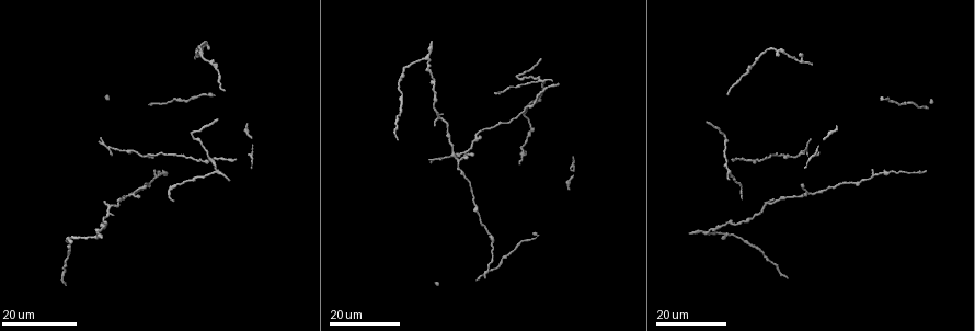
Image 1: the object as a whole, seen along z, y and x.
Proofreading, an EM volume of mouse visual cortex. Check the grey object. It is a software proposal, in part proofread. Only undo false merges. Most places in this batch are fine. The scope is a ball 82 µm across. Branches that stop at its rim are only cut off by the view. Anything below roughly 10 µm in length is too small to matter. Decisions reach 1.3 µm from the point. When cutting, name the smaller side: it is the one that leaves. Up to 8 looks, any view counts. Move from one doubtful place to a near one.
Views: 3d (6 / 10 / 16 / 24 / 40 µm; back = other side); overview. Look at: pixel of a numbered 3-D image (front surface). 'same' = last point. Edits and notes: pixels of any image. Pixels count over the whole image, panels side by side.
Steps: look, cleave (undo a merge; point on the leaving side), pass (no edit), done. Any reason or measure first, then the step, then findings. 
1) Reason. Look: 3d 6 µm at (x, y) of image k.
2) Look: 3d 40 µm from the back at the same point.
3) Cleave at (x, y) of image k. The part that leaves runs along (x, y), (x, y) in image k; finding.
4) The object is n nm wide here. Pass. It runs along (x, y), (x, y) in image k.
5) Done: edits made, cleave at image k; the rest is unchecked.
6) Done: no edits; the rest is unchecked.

Three-way junction. Look: 3d 24 µm at (458, 161) of image 1.

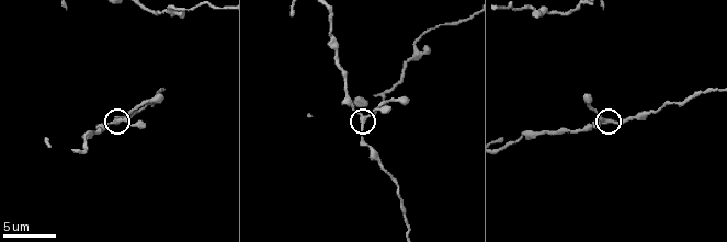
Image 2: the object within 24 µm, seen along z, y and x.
Look: 3d 6 µm at (362, 114) of image 2.

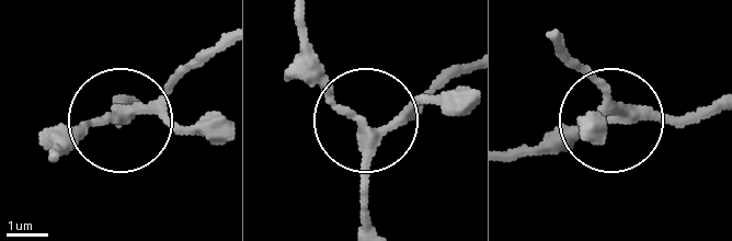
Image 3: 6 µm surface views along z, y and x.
The side arm is 75 µm long. Pass. Continuous, no second neuron.

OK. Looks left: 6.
Branch point. Look: 3d 10 µm at (410, 58) of image 2.

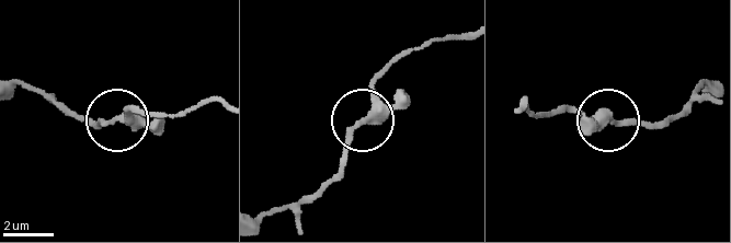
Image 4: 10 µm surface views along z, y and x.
Look: 3d 10 µm from the back at (121, 118) of image 4.

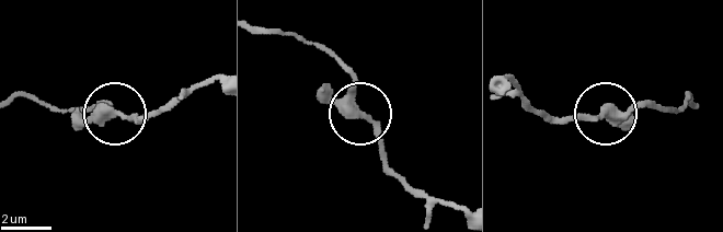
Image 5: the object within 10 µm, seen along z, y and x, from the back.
The object is 280 nm wide here. Pass. It runs along (607, 115), (660, 108) in image 5; continuous, no second neuron.

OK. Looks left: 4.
Two arms in line, one across. Look: 3d 16 µm at (871, 176) of image 1.

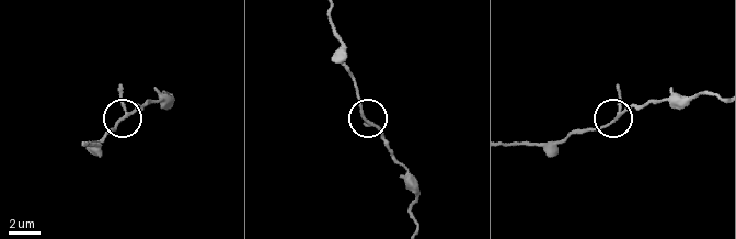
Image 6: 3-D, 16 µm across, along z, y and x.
Look: 3d 6 µm at (366, 122) of image 6.

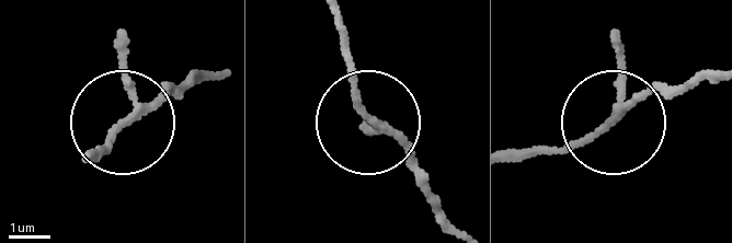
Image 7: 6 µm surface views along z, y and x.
The object is 140 nm wide here. Pass. It runs along (516, 152), (579, 145), (641, 100), (679, 89) in image 7; continuous, no second neuron.

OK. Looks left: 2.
Look: 3d 24 µm at (728, 235) of image 1.

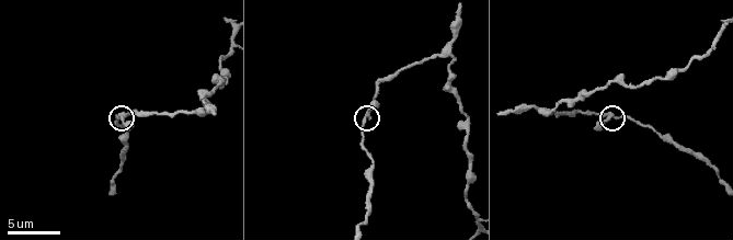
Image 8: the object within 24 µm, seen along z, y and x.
Zoom in. Look: 3d 10 µm at (364, 122) of image 8.

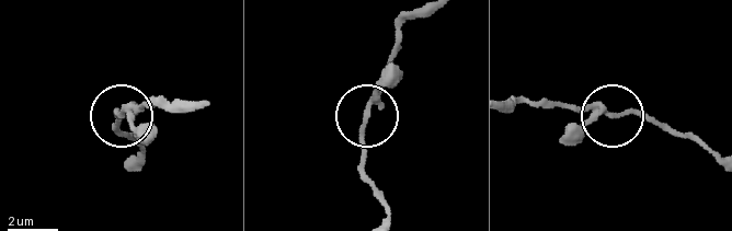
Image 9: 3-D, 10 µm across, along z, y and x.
Pass. It runs along (415, 14), (365, 120), (365, 175) in image 9; all the same neuron.

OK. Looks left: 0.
Done: no edits; the rest is unchecked.

